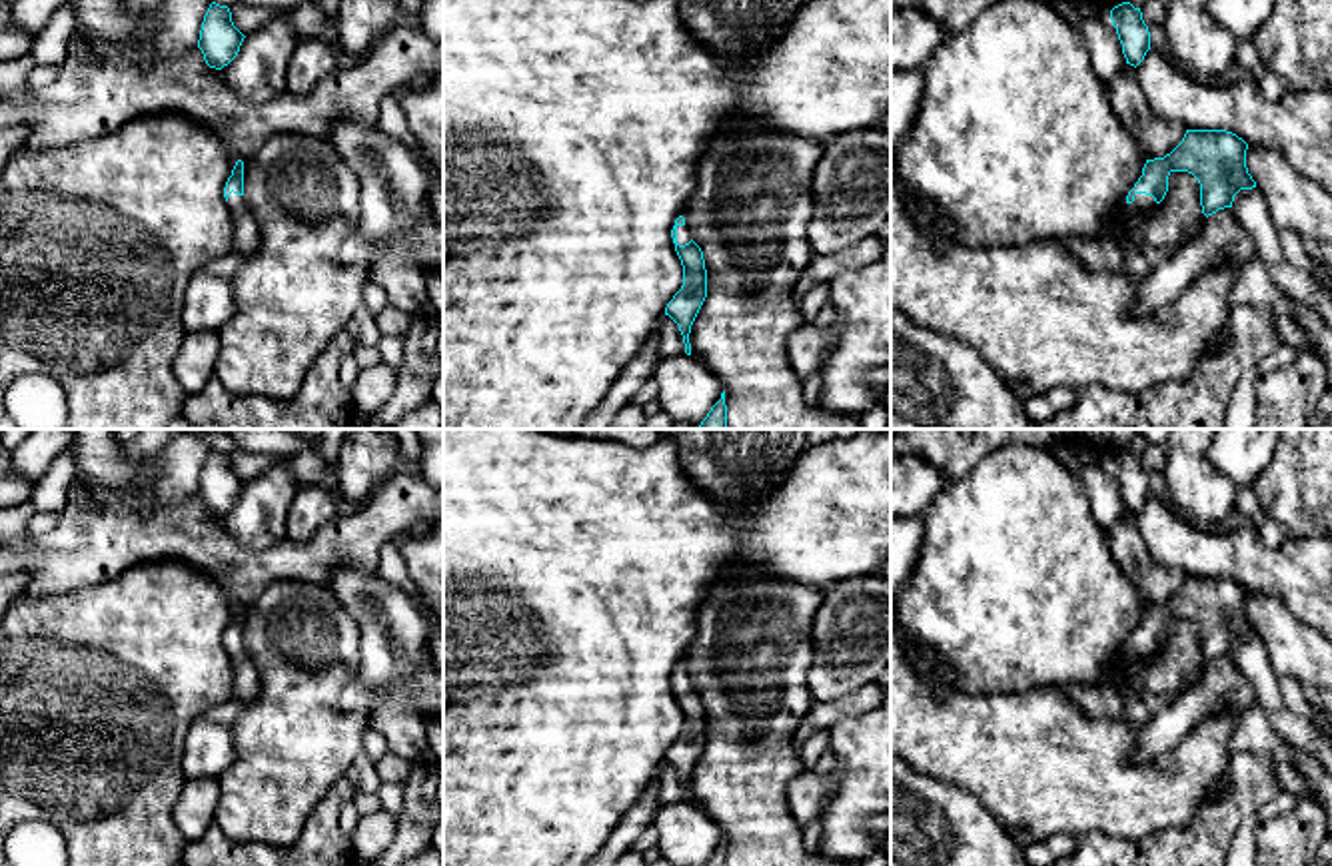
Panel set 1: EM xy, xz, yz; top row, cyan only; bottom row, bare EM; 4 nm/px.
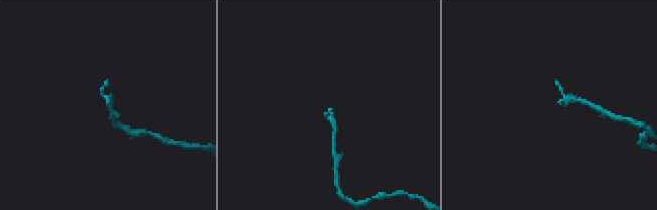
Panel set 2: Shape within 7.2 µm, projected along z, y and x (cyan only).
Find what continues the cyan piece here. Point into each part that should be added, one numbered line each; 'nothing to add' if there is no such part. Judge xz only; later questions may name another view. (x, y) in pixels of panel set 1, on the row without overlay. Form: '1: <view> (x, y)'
1: xz (683, 681)

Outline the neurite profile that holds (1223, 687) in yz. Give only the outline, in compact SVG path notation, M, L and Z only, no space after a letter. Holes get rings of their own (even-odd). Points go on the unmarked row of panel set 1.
M1218 656L1206 664L1196 686L1186 688L1168 706L1142 722L1130 758L1152 762L1174 750L1206 718L1218 712L1238 716L1254 702L1256 690L1234 656Z

